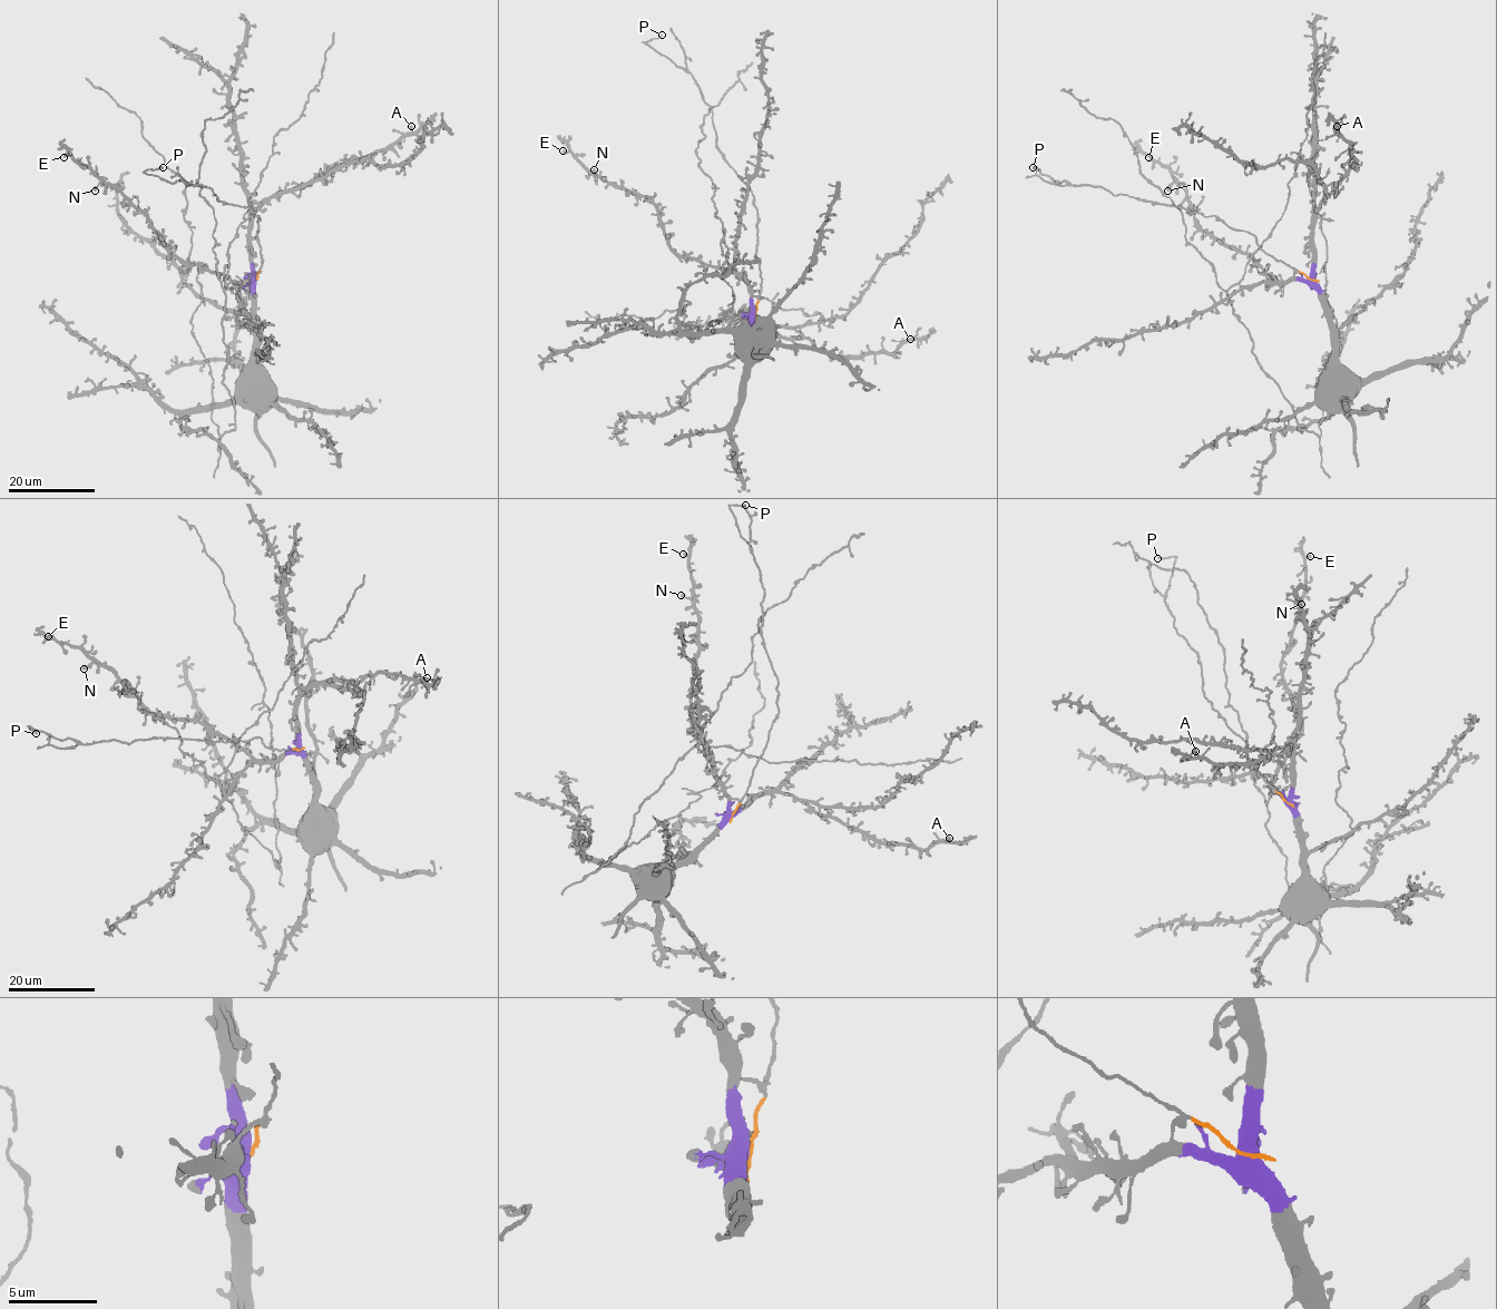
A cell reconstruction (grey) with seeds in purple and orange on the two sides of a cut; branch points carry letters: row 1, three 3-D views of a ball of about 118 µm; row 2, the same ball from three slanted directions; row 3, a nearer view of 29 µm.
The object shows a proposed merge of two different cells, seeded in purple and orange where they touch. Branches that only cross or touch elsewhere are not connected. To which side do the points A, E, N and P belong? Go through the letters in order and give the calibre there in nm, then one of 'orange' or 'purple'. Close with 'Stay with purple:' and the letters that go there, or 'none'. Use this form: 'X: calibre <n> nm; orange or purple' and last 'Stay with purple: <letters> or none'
A: calibre 300 nm; purple
E: calibre 480 nm; purple
N: calibre 480 nm; purple
P: calibre 180 nm; orange
Stay with purple: A, E, N

